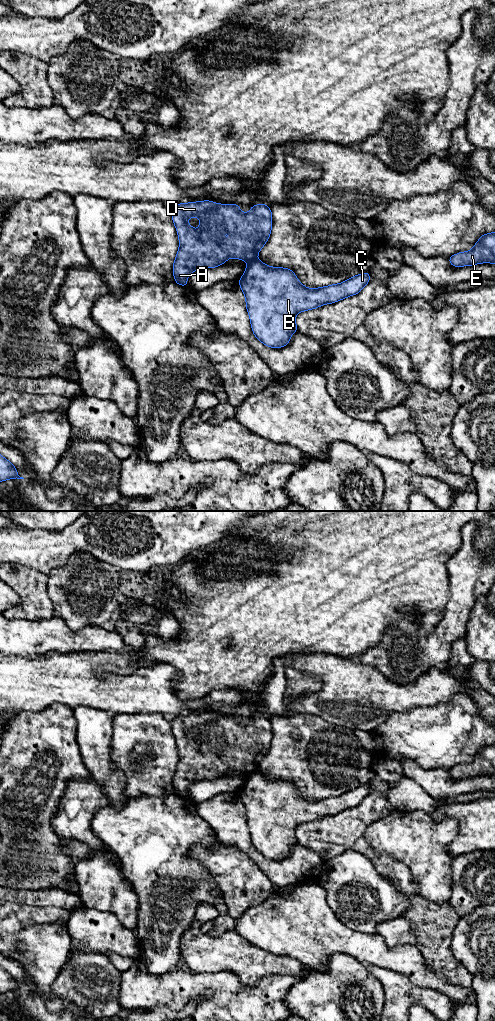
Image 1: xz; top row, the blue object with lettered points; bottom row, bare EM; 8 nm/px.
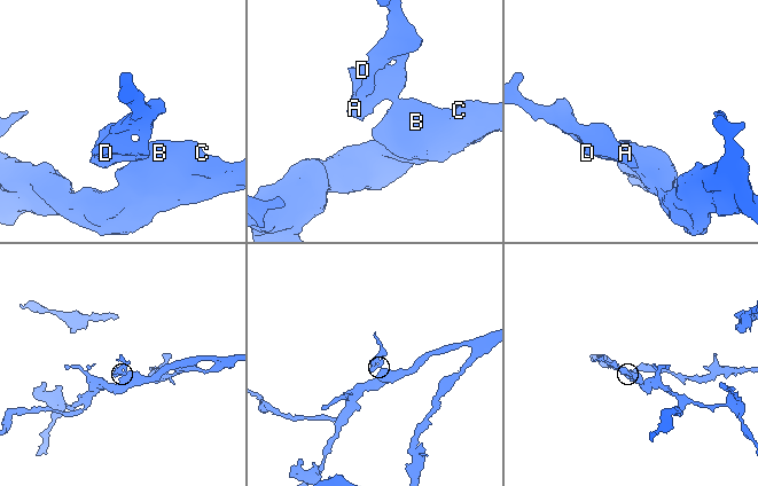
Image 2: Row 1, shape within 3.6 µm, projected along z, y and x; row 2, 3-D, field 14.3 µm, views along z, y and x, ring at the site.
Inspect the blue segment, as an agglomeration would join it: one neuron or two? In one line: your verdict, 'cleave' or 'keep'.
cleave

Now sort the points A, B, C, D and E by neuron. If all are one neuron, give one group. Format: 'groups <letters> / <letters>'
groups A D / B C E

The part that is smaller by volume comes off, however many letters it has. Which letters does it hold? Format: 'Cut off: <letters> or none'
Cut off: A, D

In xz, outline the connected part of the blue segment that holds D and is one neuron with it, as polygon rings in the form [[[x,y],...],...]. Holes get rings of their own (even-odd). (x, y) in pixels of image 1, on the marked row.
[[[198,201],[170,206],[172,220],[179,237],[179,250],[173,264],[175,282],[187,285],[188,276],[197,270],[215,268],[230,258],[250,263],[257,259],[259,251],[268,241],[272,229],[270,207],[258,204],[243,213],[237,204],[218,204],[213,201]],[[198,217],[199,228],[195,230],[188,224],[188,219]]]

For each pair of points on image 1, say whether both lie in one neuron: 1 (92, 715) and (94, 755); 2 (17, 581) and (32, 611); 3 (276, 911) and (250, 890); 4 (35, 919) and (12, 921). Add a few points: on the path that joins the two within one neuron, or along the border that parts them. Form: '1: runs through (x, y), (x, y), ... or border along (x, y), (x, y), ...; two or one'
1: runs through (93, 725), (94, 745); one
2: runs through (24, 588), (32, 596), (32, 604); one
3: border along (274, 886), (262, 902), (250, 906), (244, 912); two
4: runs through (29, 919), (18, 919); one

